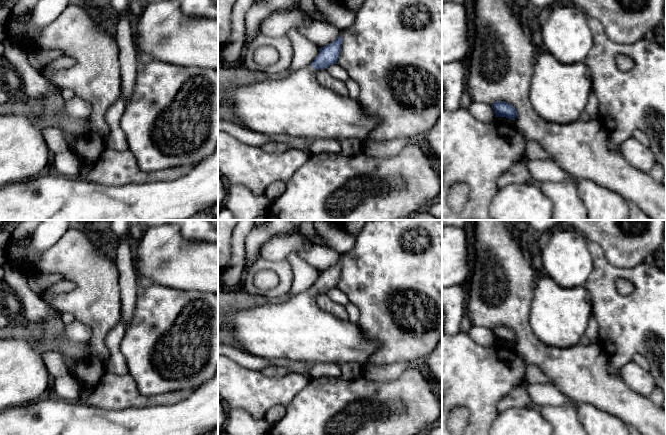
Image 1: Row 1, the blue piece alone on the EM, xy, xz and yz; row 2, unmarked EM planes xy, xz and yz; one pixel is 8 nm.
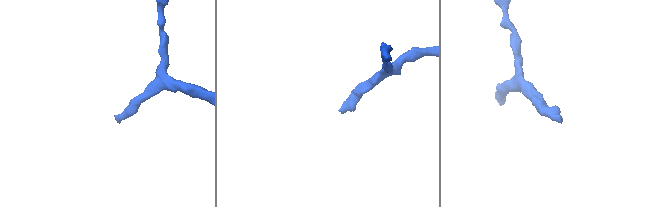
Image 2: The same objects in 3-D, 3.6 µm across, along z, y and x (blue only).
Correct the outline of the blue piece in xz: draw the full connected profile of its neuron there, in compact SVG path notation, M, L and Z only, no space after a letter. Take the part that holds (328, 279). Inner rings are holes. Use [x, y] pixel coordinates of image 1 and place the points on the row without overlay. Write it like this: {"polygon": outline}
{"polygon": "M339 259L335 265L320 272L318 280L309 290L285 302L273 302L223 314L219 320L219 329L230 331L241 350L264 359L287 363L305 361L365 365L382 344L367 338L358 323L352 323L349 319L340 320L323 311L316 301L319 293L337 288L341 268L342 262Z"}

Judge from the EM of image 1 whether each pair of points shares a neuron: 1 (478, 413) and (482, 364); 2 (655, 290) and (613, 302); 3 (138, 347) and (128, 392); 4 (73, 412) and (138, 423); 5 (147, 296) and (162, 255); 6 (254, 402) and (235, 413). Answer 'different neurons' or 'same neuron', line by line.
1: same neuron
2: same neuron
3: different neurons
4: same neuron
5: different neurons
6: different neurons

